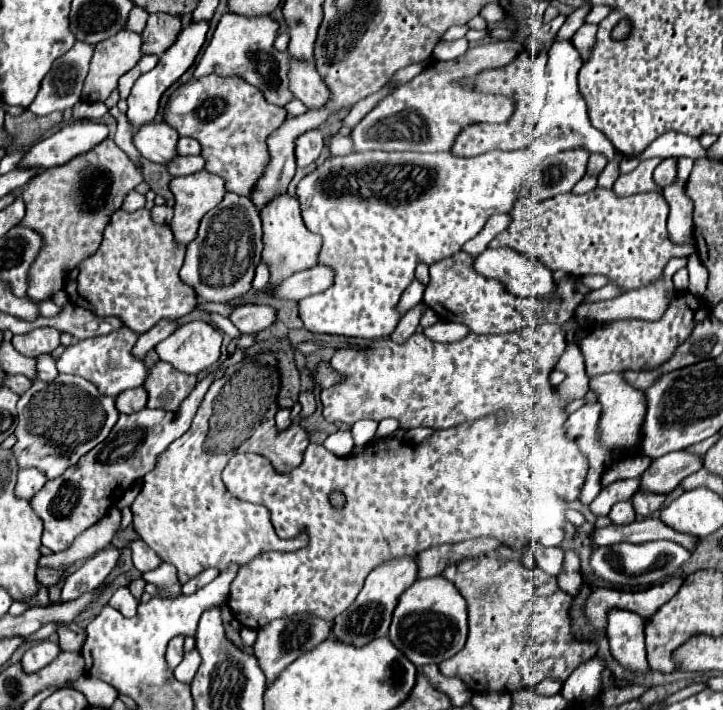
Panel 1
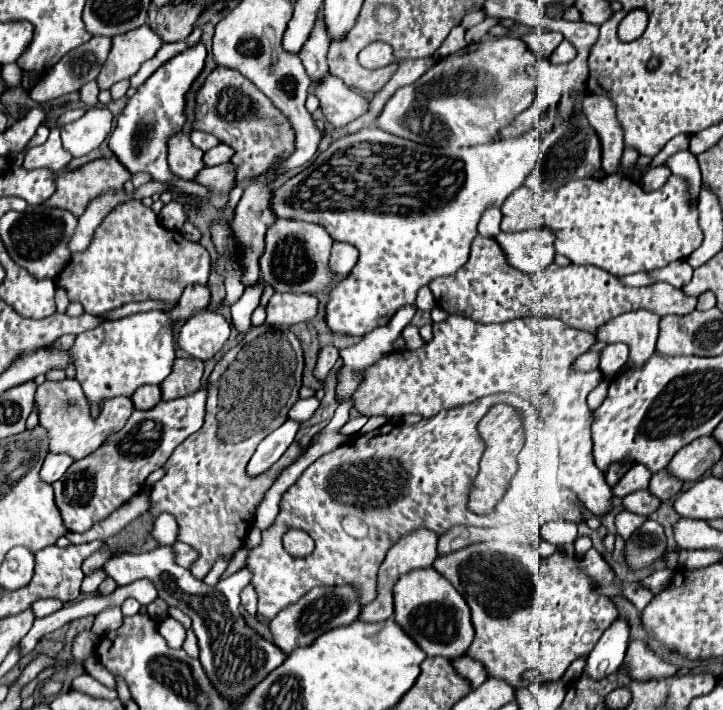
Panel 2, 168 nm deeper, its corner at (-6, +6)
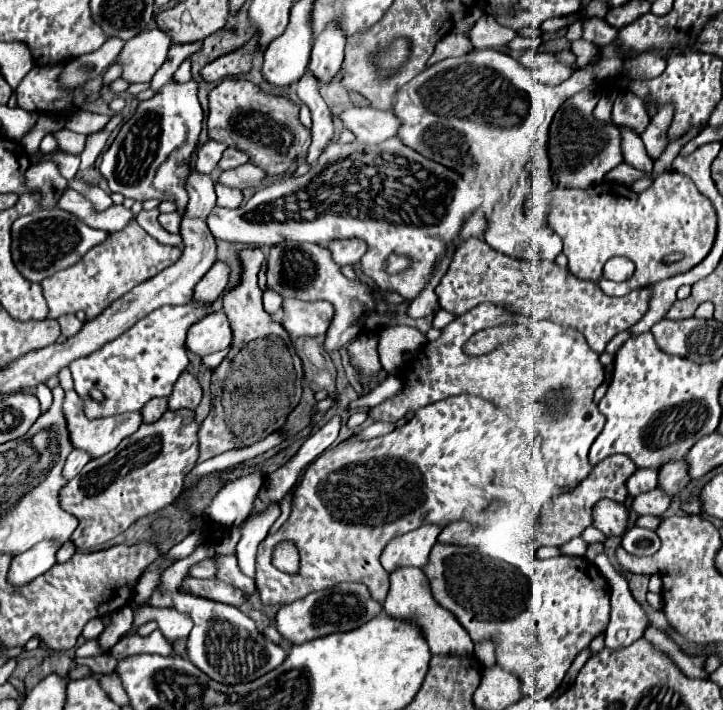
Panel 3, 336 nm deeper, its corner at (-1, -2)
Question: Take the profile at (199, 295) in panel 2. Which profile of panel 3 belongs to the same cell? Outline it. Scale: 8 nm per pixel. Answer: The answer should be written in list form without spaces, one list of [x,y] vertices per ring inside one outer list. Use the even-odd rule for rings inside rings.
[[[215,263],[205,275],[203,279],[195,285],[193,291],[193,303],[203,303],[203,305],[211,305],[225,289],[227,285],[227,277],[229,277],[229,267],[225,263]]]

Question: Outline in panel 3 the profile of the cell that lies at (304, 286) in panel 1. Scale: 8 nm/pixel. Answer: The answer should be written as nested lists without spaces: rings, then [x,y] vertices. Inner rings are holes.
[[[337,239],[331,241],[329,251],[337,265],[355,265],[365,255],[367,245],[359,243],[359,239]]]

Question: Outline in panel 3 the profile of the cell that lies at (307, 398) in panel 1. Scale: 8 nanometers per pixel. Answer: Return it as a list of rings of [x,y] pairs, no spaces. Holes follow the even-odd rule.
[[[277,243],[269,249],[267,255],[267,287],[281,295],[283,299],[293,297],[301,299],[301,287],[305,287],[305,299],[307,301],[329,301],[335,309],[335,315],[331,319],[331,325],[325,333],[323,349],[327,353],[341,349],[345,343],[349,343],[355,335],[359,335],[359,319],[367,315],[369,309],[375,309],[371,291],[355,281],[349,281],[341,269],[333,263],[329,249],[315,245],[315,243]]]

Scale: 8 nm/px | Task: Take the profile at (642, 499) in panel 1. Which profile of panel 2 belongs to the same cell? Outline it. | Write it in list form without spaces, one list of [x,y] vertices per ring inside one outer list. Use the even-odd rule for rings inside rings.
[[[662,469],[662,471],[658,471],[658,473],[652,475],[648,489],[660,501],[668,501],[668,499],[674,499],[682,491],[682,485],[684,485],[682,479],[674,479],[672,473],[668,473],[668,469]]]

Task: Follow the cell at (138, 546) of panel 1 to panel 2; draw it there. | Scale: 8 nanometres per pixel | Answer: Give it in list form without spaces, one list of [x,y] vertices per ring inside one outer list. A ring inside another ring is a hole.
[[[176,541],[176,543],[174,543],[174,551],[176,551],[176,563],[178,563],[180,567],[184,567],[184,569],[190,569],[192,563],[196,561],[196,549],[188,547],[186,543]]]

